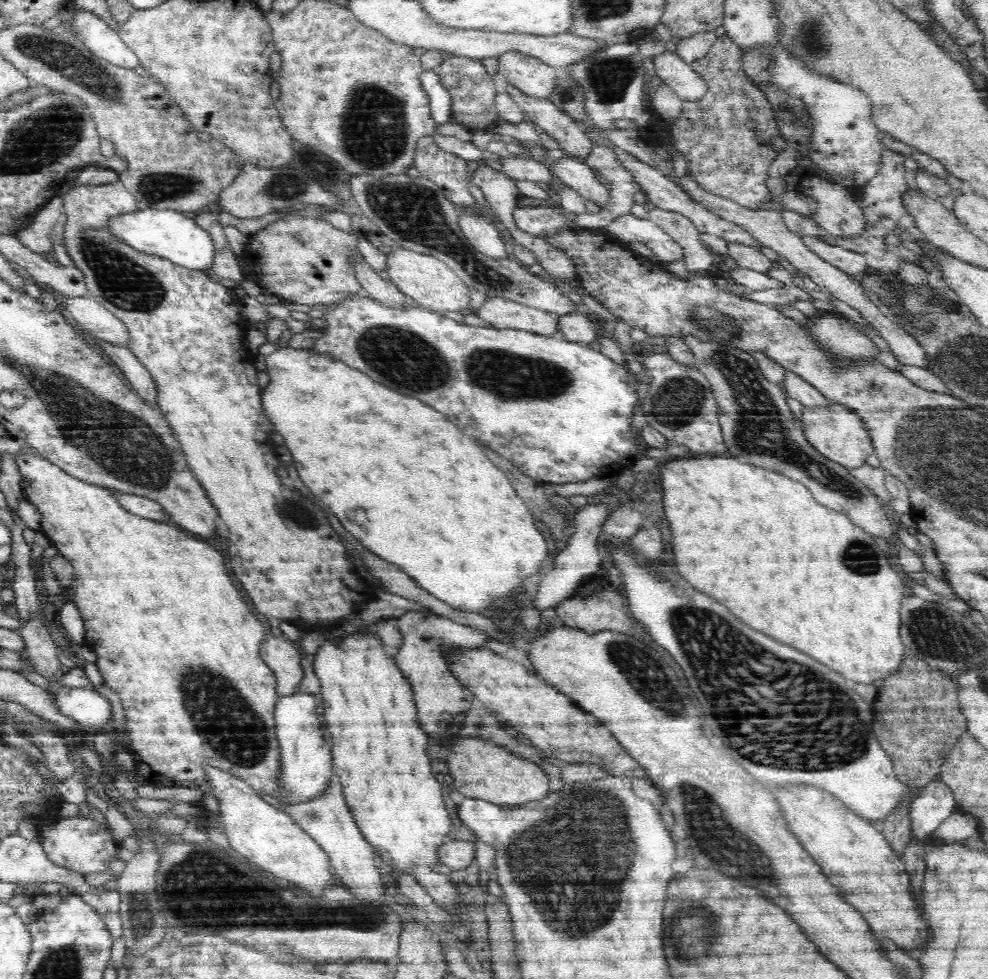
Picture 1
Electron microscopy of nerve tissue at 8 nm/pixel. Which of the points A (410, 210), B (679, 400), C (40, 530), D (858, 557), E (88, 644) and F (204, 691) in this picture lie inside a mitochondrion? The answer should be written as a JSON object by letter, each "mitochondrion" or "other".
{"A":"mitochondrion","B":"mitochondrion","C":"other","D":"mitochondrion","E":"other","F":"mitochondrion"}

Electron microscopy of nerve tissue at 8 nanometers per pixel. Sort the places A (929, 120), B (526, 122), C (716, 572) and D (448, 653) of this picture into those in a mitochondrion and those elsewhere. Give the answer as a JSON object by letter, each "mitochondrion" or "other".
{"A":"other","B":"other","C":"other","D":"other"}

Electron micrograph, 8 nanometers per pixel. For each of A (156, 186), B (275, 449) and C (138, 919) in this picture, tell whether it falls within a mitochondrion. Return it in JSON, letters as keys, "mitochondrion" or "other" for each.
{"A":"mitochondrion","B":"other","C":"mitochondrion"}

